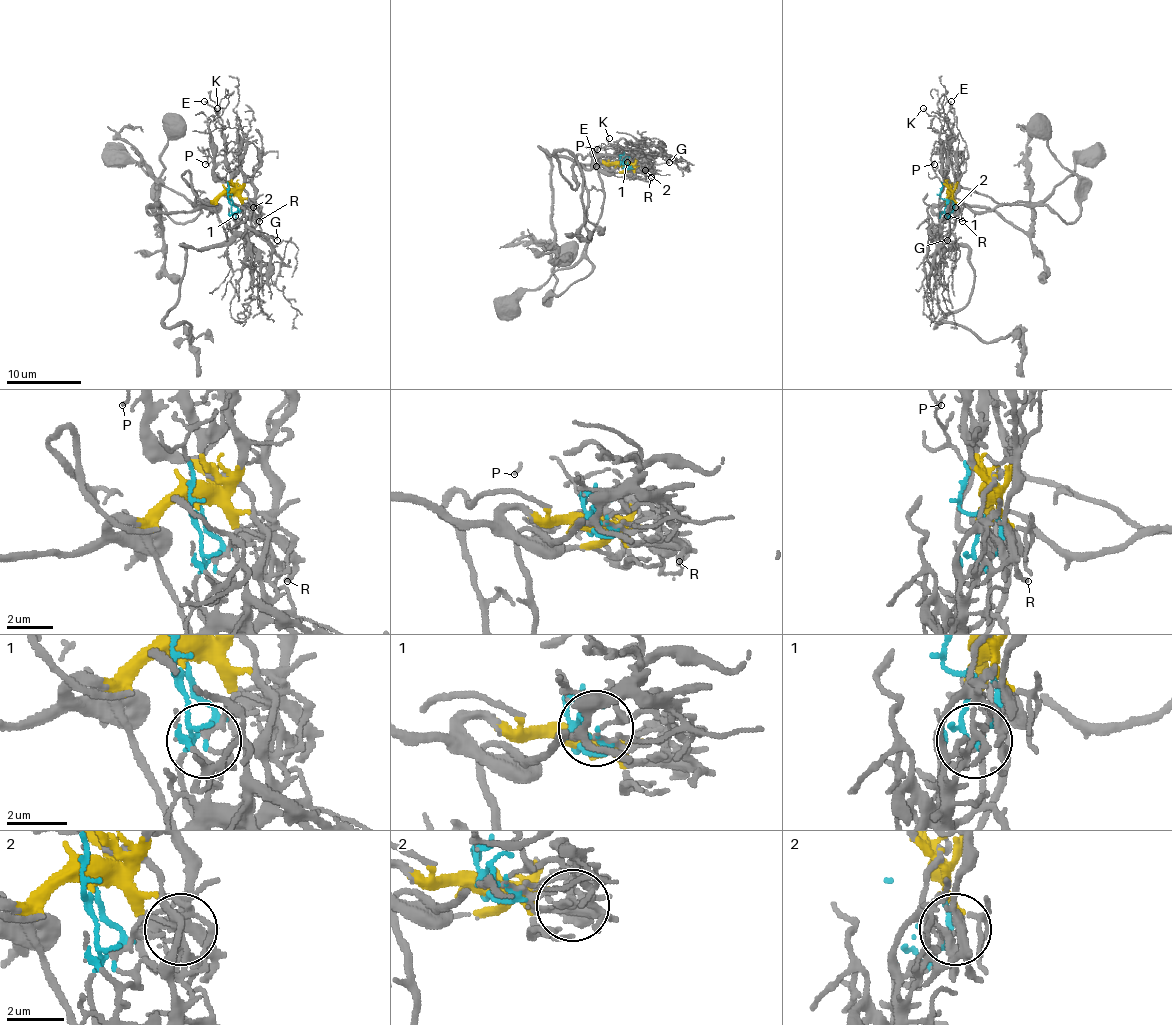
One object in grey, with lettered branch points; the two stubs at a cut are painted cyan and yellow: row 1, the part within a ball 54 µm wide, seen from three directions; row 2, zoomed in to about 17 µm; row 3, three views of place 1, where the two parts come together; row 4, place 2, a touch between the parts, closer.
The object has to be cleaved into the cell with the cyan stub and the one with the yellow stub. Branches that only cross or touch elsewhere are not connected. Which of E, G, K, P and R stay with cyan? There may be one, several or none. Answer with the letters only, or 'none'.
G

